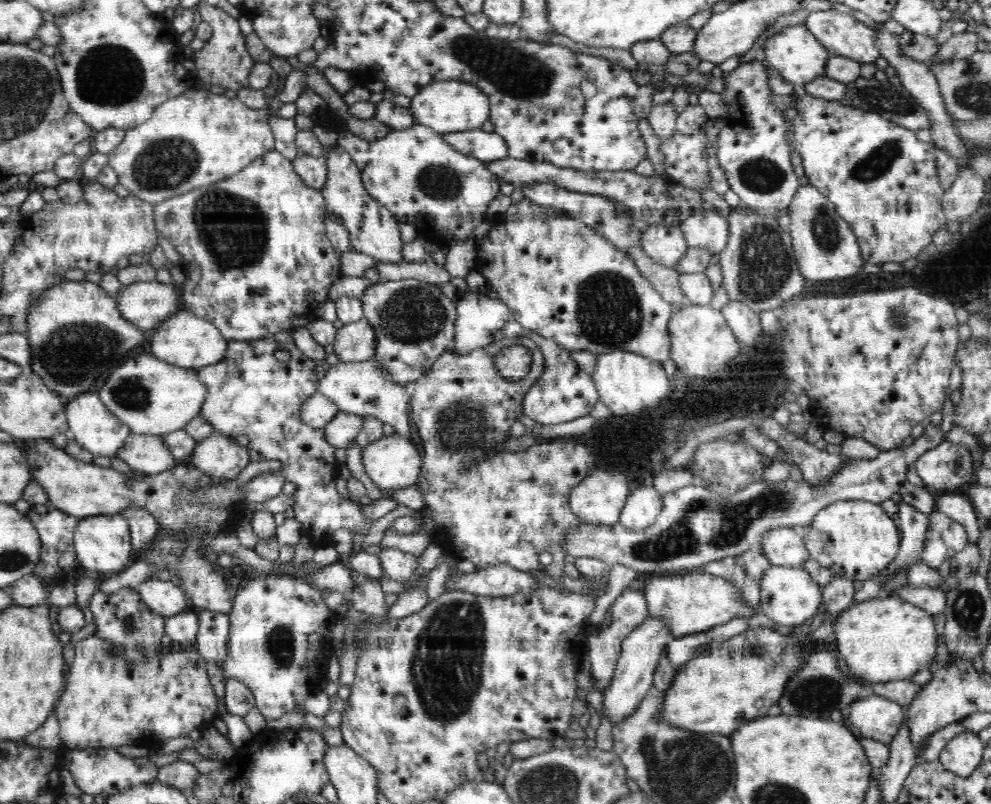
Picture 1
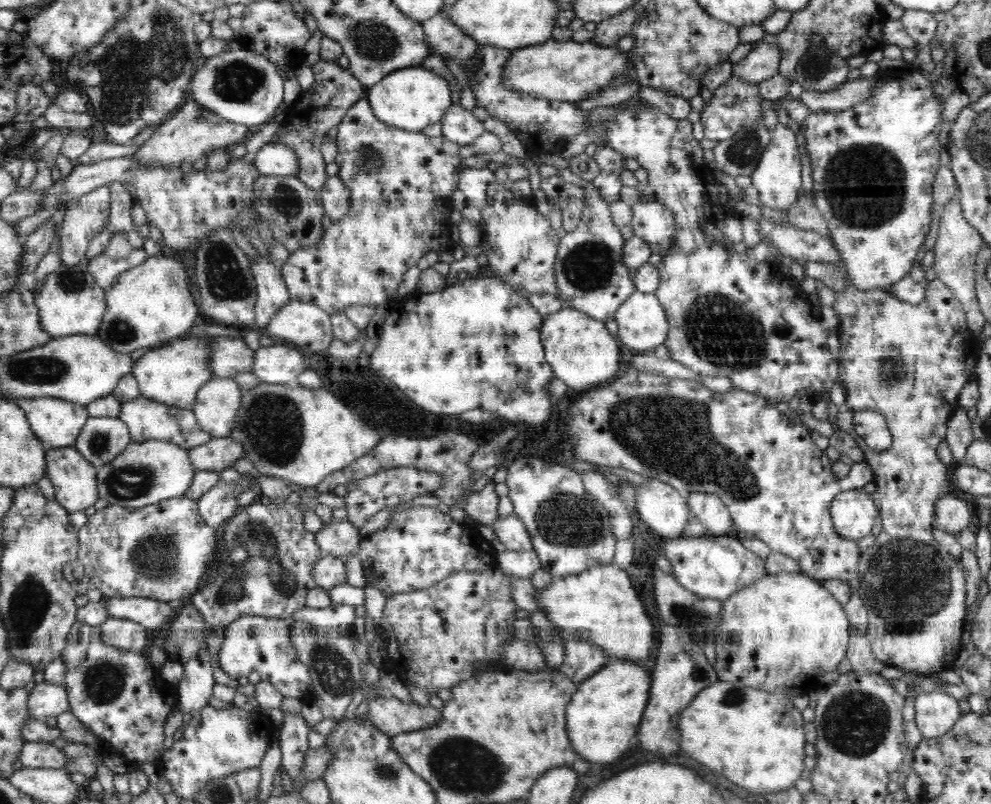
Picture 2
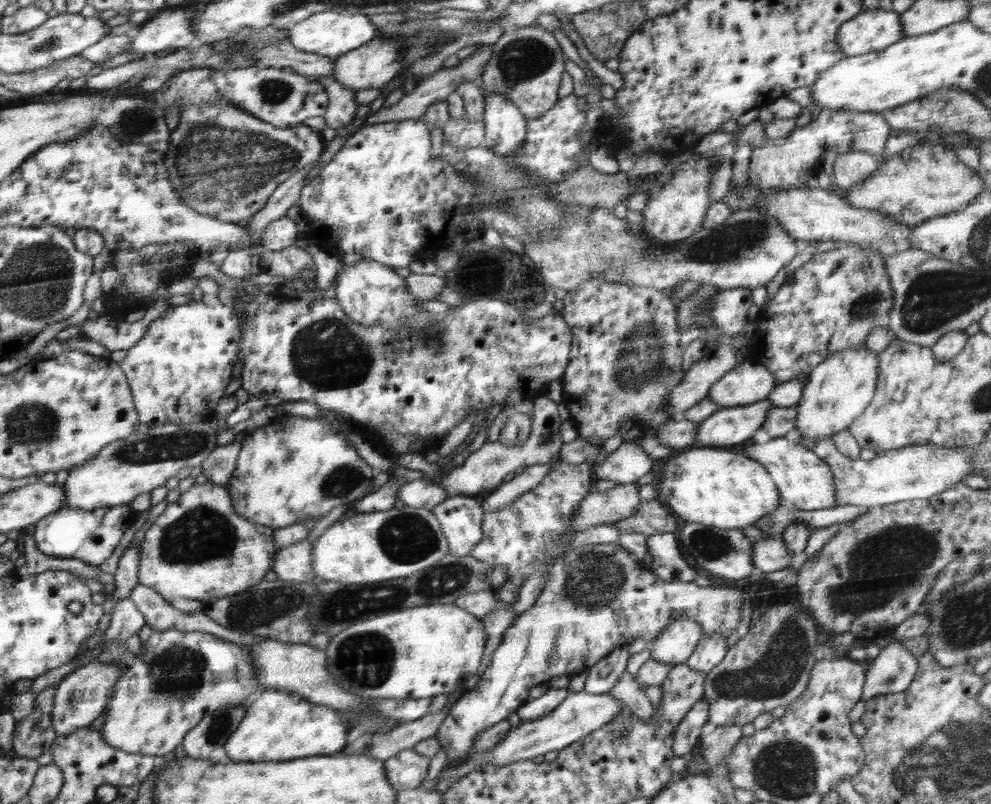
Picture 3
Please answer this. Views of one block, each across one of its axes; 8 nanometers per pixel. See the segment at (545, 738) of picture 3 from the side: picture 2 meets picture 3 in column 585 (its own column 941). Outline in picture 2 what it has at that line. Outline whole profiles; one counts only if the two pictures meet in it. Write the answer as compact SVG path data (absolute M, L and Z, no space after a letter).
M934 691L916 697L915 723L926 738L944 736L962 714L958 700L948 693Z

